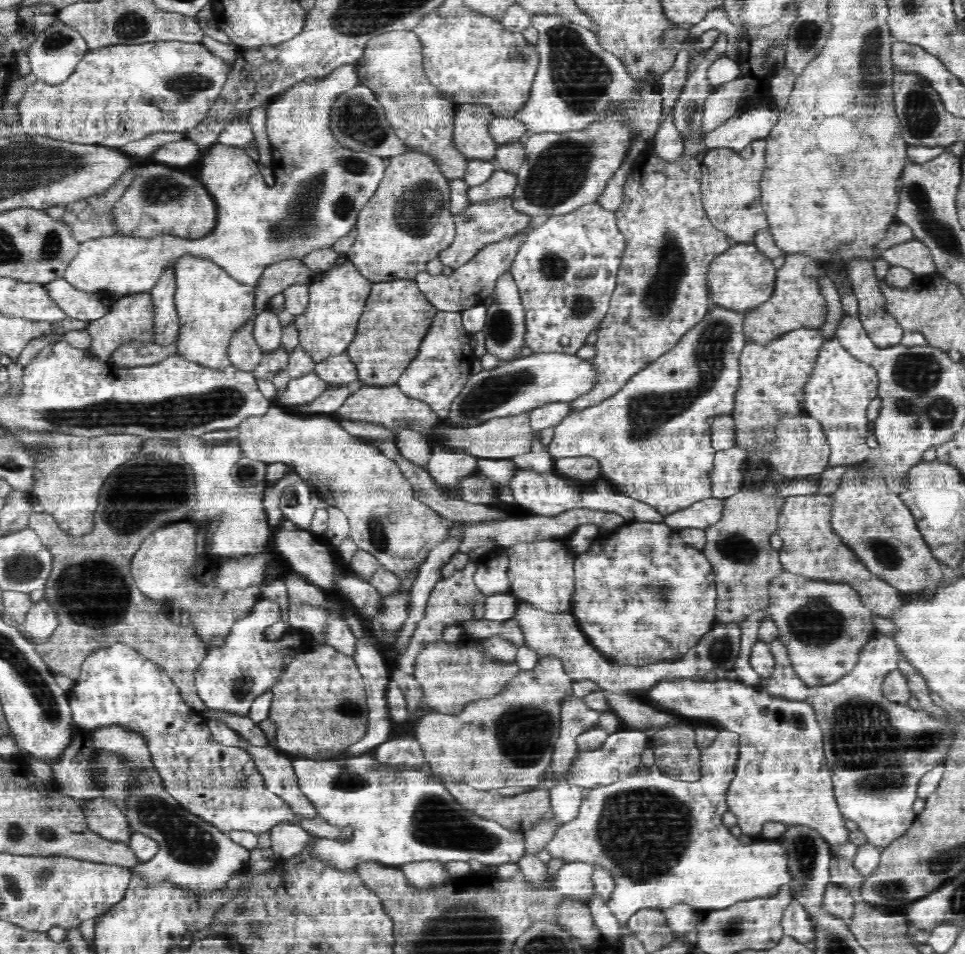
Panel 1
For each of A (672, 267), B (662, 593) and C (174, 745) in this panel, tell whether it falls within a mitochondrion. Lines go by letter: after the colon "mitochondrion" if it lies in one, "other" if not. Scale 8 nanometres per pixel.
A: mitochondrion
B: mitochondrion
C: other

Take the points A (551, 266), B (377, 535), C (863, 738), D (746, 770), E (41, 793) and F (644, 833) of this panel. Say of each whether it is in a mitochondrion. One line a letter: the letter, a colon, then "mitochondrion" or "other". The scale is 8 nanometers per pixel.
A: mitochondrion
B: mitochondrion
C: mitochondrion
D: other
E: other
F: mitochondrion

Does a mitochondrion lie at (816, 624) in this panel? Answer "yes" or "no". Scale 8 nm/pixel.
yes

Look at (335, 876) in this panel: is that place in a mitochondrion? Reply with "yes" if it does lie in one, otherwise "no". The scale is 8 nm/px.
no

